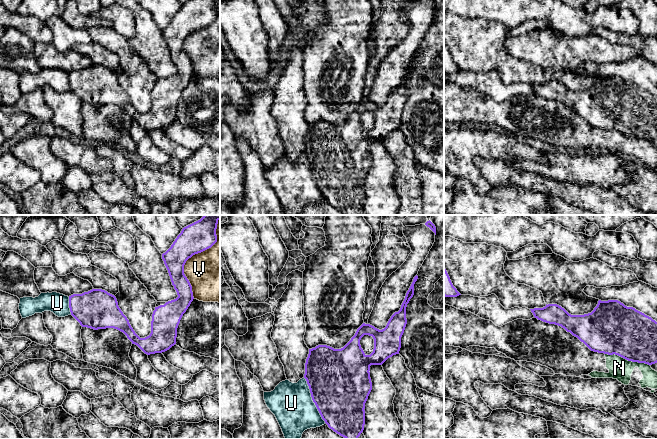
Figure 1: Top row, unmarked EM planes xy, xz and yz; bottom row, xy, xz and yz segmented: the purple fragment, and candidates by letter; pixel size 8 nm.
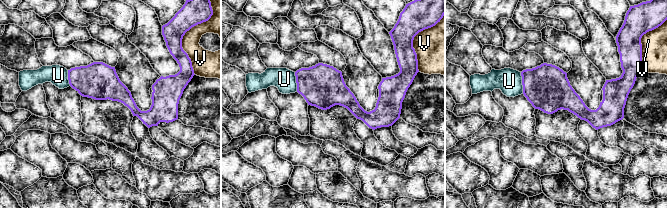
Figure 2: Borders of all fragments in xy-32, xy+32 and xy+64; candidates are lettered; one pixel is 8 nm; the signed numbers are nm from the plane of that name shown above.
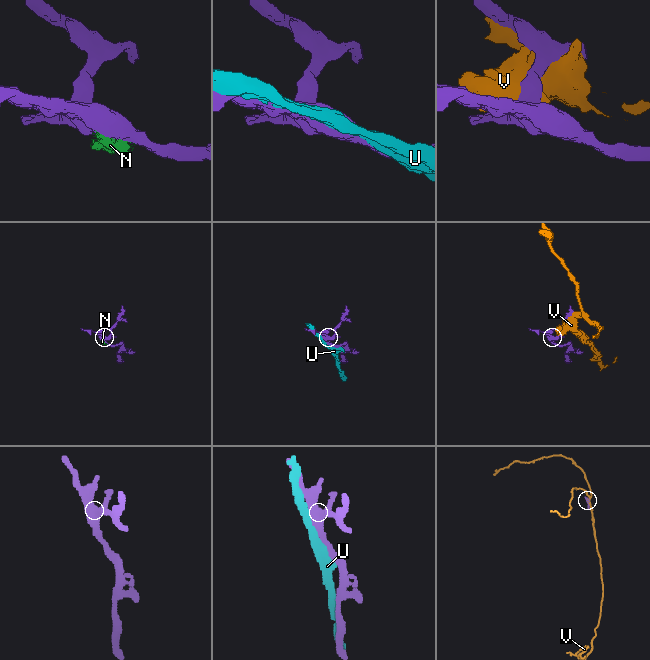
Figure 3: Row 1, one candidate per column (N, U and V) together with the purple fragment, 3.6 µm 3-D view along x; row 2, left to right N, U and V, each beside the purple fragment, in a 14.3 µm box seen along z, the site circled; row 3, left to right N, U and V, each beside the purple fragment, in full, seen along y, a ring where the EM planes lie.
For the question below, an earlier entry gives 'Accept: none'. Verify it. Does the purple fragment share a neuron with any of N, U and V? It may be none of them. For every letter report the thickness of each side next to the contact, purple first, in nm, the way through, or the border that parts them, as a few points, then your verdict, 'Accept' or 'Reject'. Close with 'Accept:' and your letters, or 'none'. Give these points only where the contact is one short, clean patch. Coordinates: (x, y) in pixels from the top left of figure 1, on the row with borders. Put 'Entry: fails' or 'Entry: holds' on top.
Entry: holds
N: Thickness 400 nm (purple) against 180 nm. Reject
U: Thickness 480 nm (purple) against 340 nm. Reject
V: Thickness 240 nm (purple) against 440 nm. Reject
Accept: none

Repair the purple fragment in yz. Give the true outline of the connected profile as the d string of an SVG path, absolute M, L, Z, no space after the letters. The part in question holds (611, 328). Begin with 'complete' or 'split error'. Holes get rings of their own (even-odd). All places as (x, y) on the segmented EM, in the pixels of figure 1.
complete; M599 300L594 310L584 315L571 315L557 304L546 304L543 308L530 310L538 320L561 326L570 332L591 351L608 355L615 354L628 361L648 365L657 363L657 322L618 300Z

